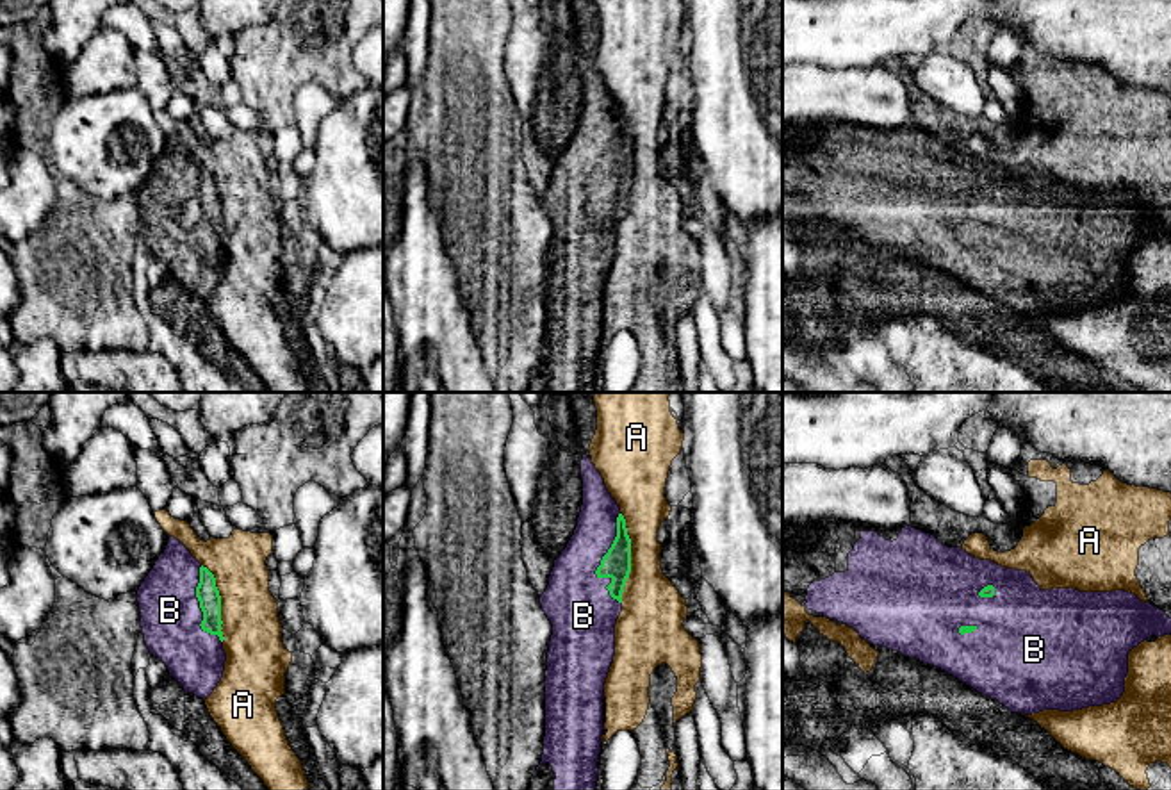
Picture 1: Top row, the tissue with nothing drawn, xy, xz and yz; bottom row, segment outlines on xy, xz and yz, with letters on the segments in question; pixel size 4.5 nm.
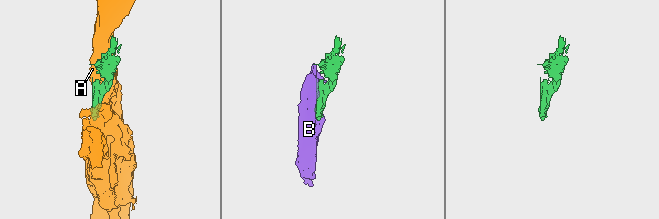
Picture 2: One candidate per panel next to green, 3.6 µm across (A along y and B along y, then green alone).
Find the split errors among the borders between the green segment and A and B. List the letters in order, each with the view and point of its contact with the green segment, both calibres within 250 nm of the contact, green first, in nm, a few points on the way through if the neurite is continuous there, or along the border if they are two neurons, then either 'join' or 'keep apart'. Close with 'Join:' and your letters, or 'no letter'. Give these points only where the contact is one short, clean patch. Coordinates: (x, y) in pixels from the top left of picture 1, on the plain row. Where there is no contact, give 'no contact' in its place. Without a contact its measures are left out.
A: xz (630, 157) | 140/280 nm | keep apart
B: xz (601, 163) | 140/300 nm | join
Join: B

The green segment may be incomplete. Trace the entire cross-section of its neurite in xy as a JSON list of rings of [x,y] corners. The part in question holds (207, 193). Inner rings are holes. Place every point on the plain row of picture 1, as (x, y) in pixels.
[[[169,137],[164,153],[137,191],[137,203],[150,253],[166,264],[169,276],[185,292],[205,301],[221,282],[226,262],[221,232],[221,196],[214,175],[178,139]]]

